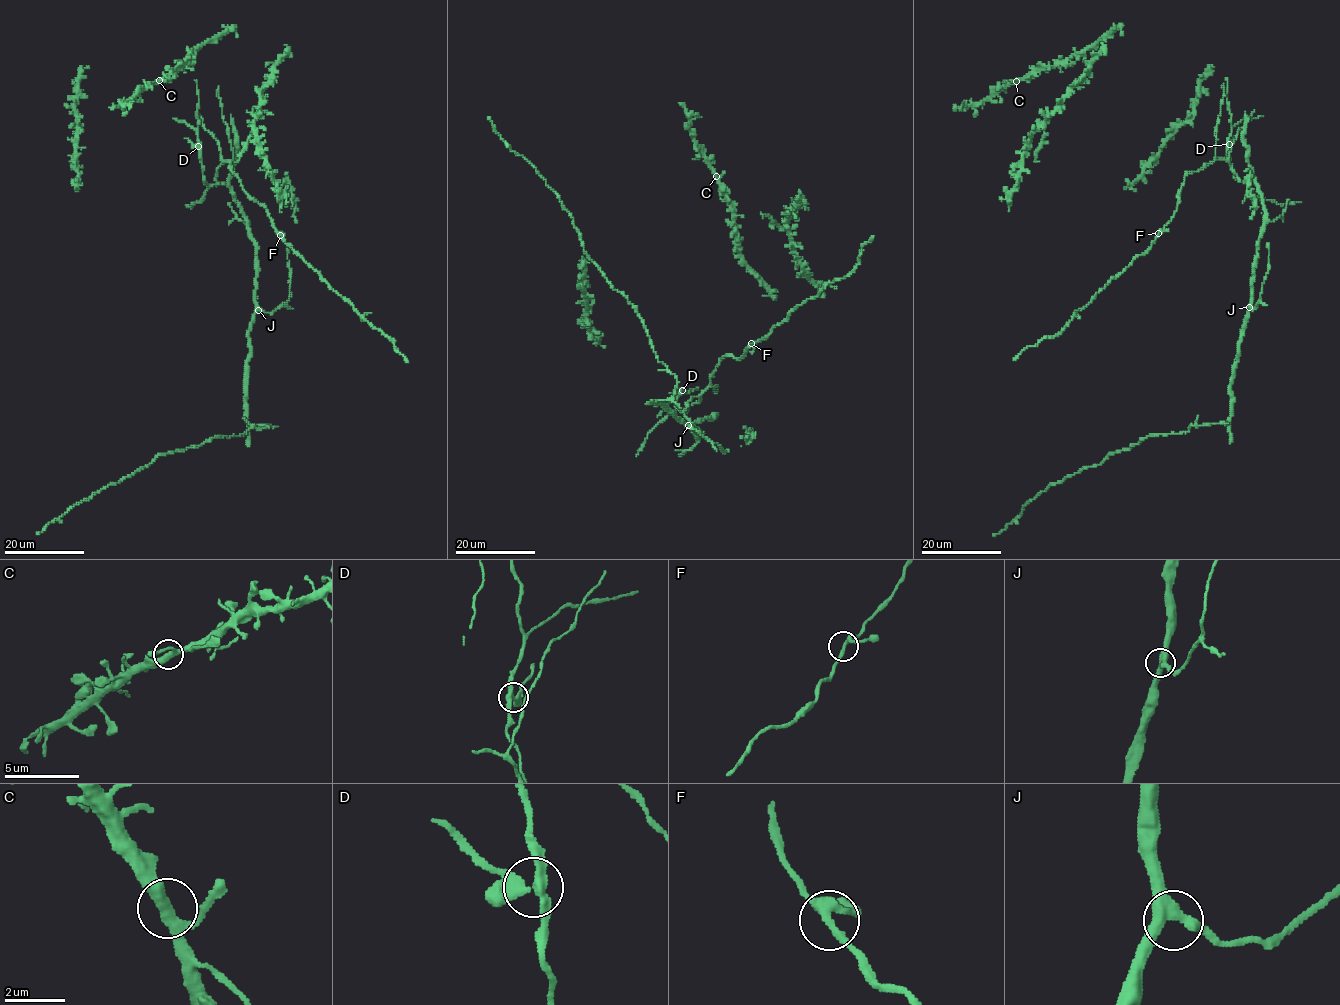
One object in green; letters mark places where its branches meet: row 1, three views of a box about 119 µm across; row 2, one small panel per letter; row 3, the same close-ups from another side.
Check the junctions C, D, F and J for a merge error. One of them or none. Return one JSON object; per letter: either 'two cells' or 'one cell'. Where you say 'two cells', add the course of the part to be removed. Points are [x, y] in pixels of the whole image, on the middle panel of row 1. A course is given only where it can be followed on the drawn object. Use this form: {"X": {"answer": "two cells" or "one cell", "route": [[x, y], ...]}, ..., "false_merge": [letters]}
{"C": {"answer": "one cell"}, "D": {"answer": "two cells", "route": [[682, 390], [670, 392]]}, "F": {"answer": "one cell"}, "J": {"answer": "one cell"}, "false_merge": ["D"]}

